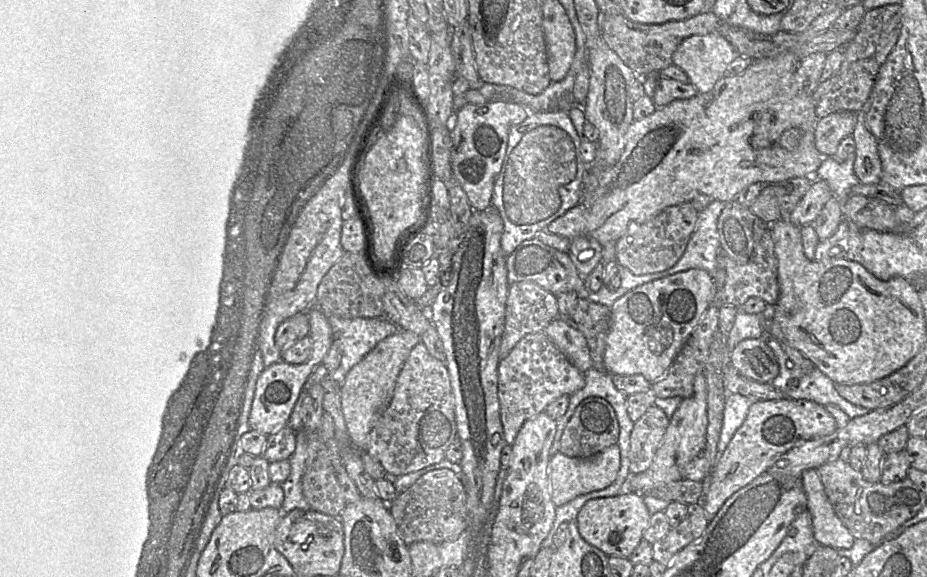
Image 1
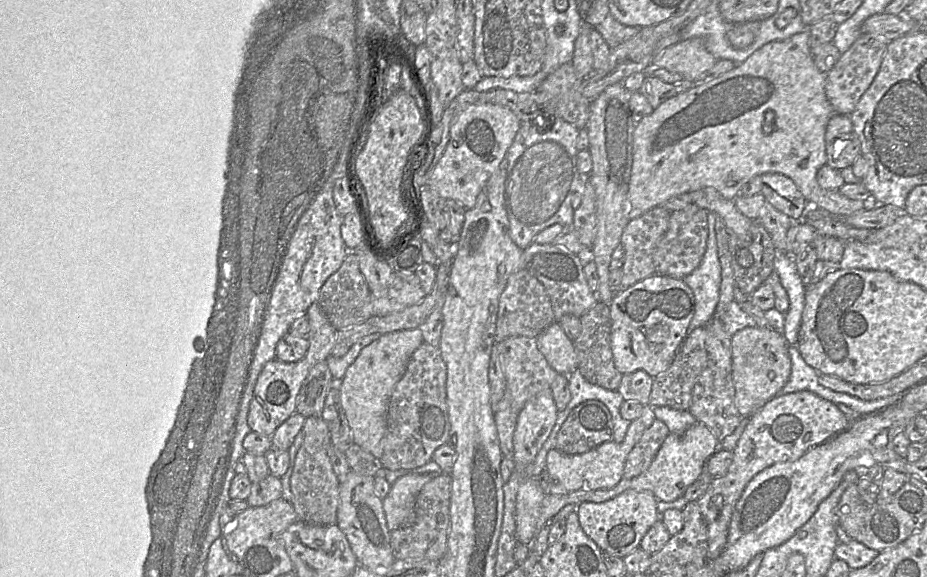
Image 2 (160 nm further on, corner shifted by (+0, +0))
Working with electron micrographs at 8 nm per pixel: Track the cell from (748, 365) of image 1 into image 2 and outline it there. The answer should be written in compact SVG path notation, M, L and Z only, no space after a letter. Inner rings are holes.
M746 327L731 337L731 344L732 377L735 386L736 406L743 418L751 418L733 450L733 461L728 472L722 477L714 478L705 494L696 501L707 525L708 561L716 560L724 551L735 505L747 484L756 474L776 463L797 460L810 449L845 431L851 424L851 421L839 410L836 404L810 391L778 395L791 374L790 345L783 333L772 328Z

